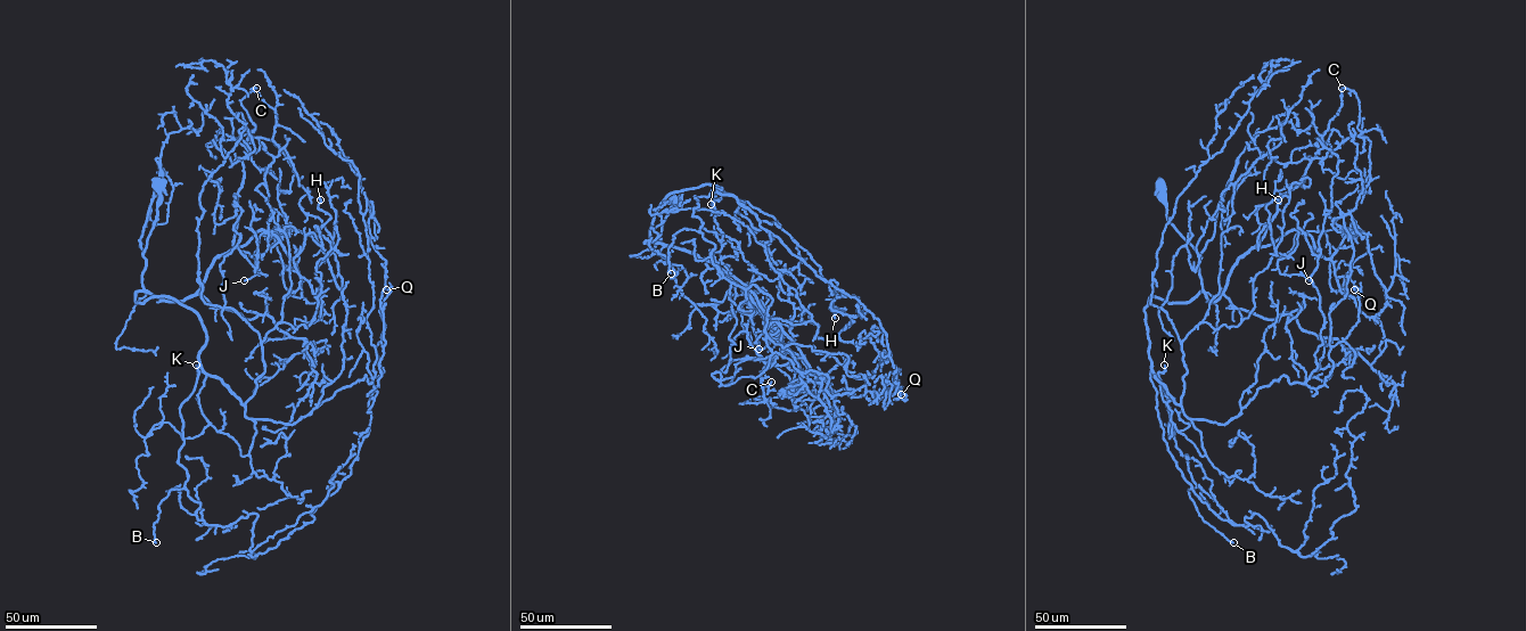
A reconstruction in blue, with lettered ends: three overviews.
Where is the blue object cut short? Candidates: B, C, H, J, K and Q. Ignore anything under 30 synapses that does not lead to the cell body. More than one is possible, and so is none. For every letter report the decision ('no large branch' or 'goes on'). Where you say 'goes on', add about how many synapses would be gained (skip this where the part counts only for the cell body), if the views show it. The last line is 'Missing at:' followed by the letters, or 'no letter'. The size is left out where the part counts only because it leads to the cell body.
B: goes on | 60 syn
C: no large branch
H: no large branch
J: no large branch
K: goes on | 45 syn
Q: no large branch
Missing at: B, K

